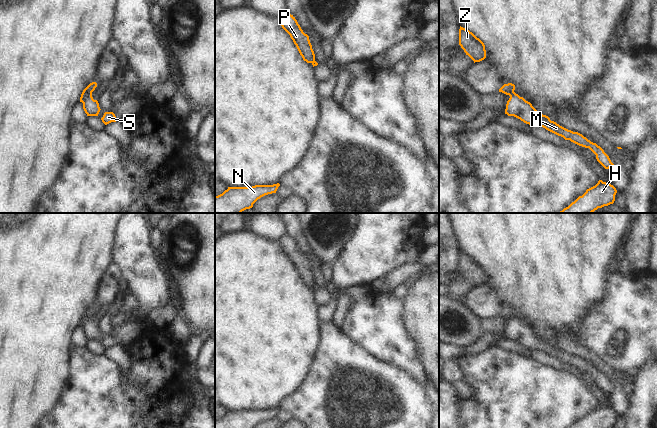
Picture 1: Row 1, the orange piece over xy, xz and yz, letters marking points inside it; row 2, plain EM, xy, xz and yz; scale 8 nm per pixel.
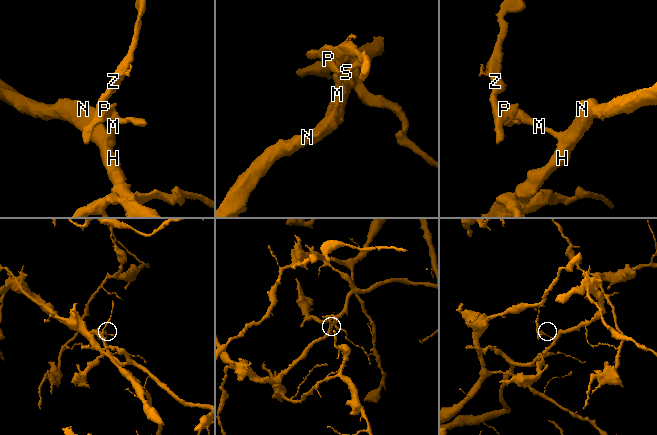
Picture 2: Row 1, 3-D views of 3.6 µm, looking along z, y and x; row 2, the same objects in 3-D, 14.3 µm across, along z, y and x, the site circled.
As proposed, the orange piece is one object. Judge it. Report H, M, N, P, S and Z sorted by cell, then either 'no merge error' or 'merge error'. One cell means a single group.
H M N S / P Z; merge error

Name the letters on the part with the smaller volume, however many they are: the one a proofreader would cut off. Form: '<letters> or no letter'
P, Z

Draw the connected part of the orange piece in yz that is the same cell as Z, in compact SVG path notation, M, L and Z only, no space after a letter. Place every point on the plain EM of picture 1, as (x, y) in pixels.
M460 250L459 269L473 285L480 286L486 282L484 267L472 256Z

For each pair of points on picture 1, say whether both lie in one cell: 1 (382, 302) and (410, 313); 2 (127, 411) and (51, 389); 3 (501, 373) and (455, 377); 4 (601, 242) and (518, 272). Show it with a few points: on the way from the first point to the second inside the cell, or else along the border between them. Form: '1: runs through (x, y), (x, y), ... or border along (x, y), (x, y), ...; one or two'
1: border along (402, 298), (402, 323), (407, 333); two
2: border along (68, 369), (68, 378), (56, 402), (47, 411); two
3: border along (456, 360), (463, 371), (465, 380); two
4: runs through (580, 242), (548, 242), (539, 251); one

